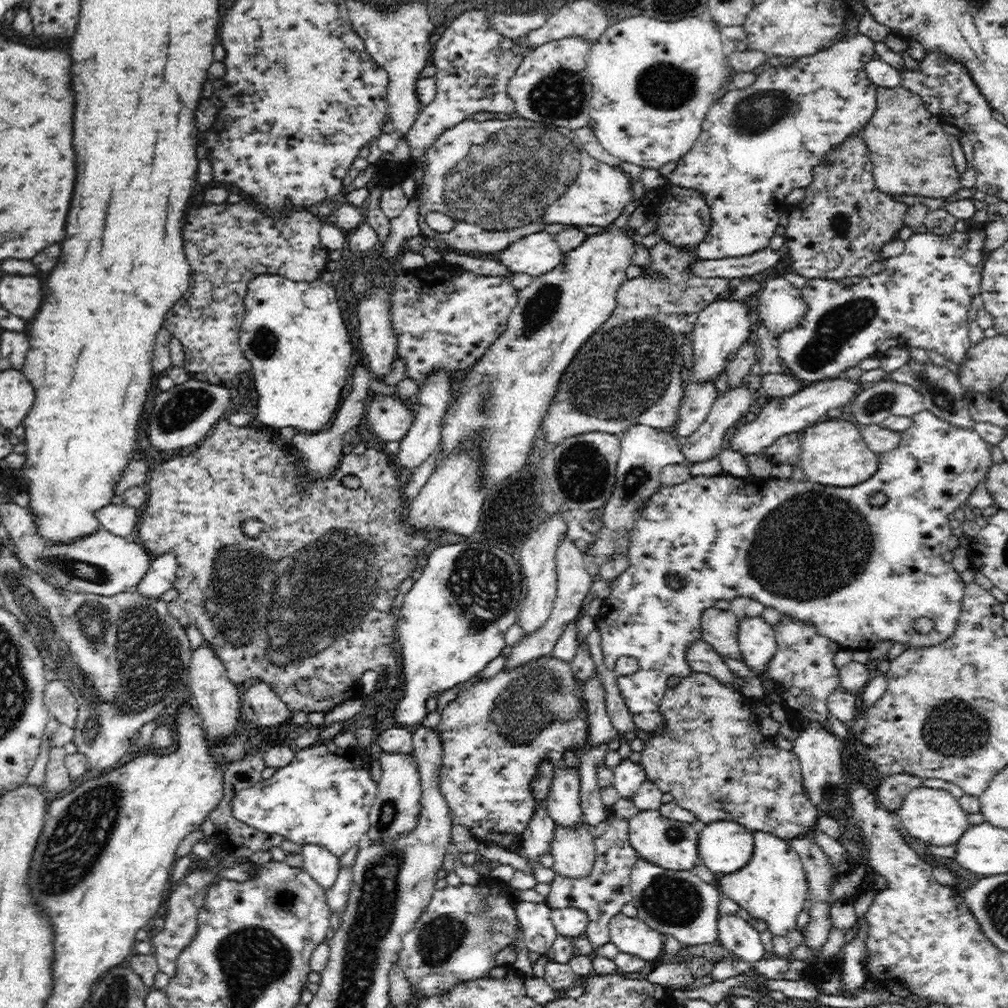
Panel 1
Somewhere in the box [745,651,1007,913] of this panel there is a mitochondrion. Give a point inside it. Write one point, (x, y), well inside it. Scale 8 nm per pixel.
(954, 730)

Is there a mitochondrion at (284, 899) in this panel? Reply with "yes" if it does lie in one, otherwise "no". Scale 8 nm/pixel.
no

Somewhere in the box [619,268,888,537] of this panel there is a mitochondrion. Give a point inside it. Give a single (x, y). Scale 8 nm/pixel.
(834, 329)

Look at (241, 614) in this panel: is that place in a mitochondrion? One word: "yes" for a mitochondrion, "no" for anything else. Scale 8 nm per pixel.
yes

